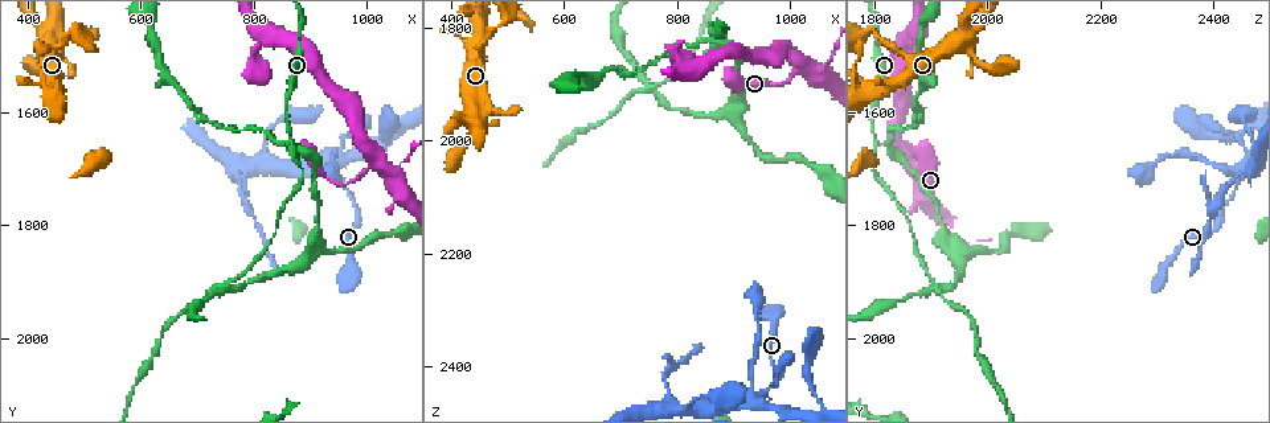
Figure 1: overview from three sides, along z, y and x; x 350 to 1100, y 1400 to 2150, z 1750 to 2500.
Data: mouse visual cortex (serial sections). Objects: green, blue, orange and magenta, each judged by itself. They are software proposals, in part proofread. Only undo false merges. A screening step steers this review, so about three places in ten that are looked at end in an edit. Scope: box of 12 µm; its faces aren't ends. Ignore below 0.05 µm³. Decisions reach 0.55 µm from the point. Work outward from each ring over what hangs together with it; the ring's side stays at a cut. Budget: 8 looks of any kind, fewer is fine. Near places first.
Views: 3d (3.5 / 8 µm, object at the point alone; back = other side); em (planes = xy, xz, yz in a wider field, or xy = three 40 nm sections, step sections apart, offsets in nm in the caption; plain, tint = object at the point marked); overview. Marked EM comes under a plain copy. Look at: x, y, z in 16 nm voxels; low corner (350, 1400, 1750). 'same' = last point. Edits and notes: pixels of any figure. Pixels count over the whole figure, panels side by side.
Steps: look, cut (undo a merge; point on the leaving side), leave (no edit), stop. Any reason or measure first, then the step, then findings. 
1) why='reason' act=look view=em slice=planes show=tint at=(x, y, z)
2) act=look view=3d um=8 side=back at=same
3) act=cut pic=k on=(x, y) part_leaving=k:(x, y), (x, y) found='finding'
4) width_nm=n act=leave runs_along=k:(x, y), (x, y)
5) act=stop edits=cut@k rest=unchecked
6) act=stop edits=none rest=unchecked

why='sharp bend' act=look view=3d um=3.5 at=(1020, 1695, 1875)

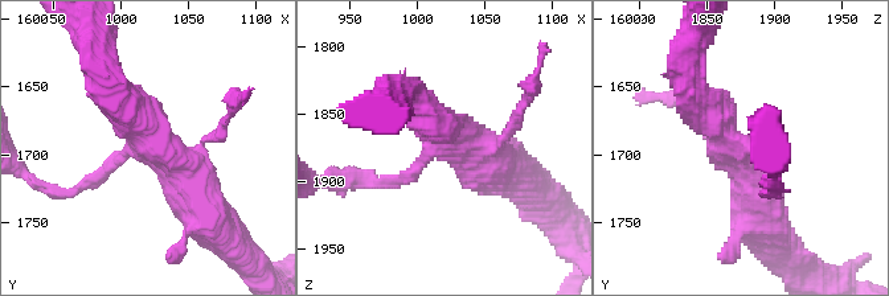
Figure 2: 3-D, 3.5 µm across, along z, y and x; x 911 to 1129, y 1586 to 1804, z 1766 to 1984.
arms=4 arm_widths_nm=150,200,400,500 why='shape alone is not enough' act=look view=em slice=xy step=1 show=tint at=(1018, 1692, 1870)

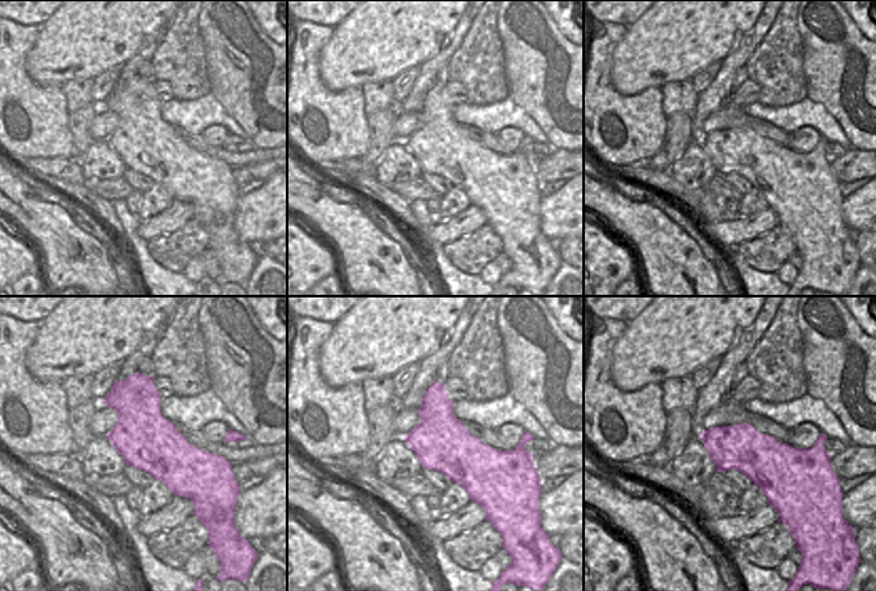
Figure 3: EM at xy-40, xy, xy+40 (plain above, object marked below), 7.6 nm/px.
act=leave runs_along=2:(775, 185), (684, 79) found='one cell here'

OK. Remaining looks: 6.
why='sharp bend' act=look view=3d um=8 at=(440, 1480, 1955)

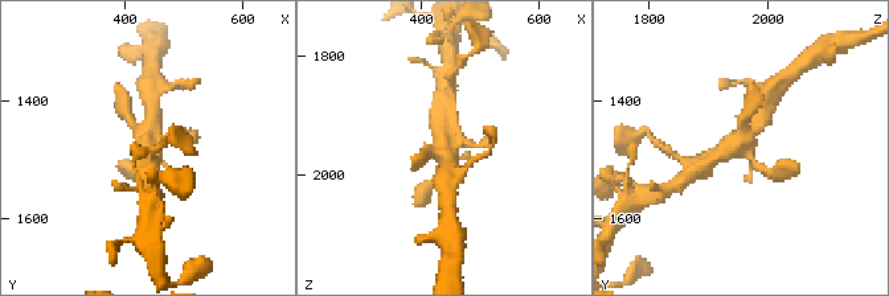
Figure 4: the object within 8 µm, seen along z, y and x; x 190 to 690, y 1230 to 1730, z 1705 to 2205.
act=look view=3d um=3.5 side=back at=(445, 1475, 1955)

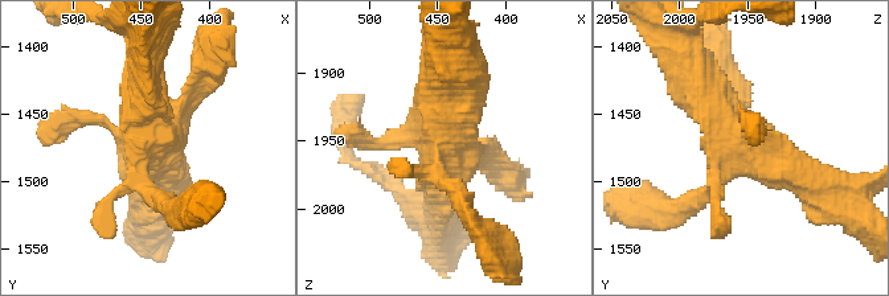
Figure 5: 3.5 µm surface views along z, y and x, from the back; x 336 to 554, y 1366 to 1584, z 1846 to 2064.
act=leave runs_along=5:(814, 190), (742, 149), (695, 81) found='continuous, no second cell'

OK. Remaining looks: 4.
why='looks like a crossing' act=look view=em slice=xy step=1 show=tint at=(760, 1900, 1905)

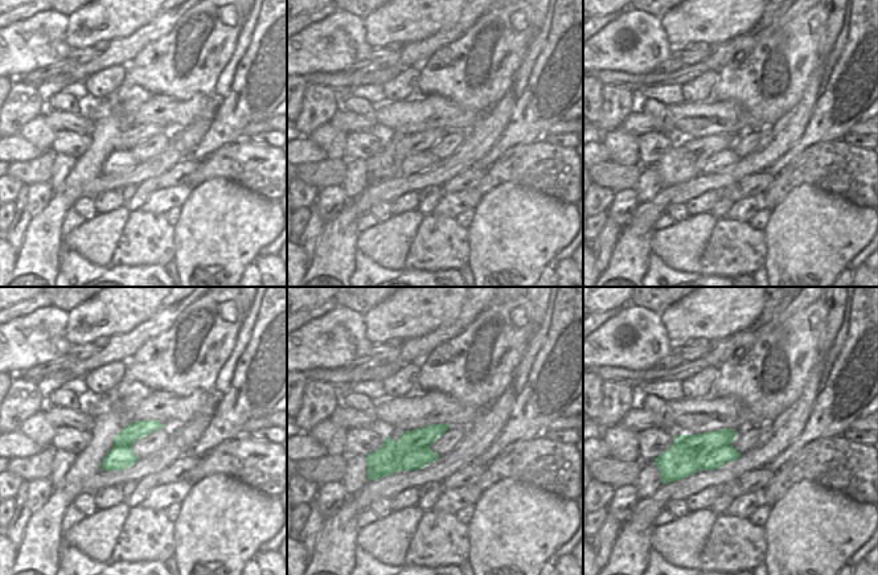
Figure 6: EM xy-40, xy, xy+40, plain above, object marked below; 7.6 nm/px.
why='wider look' act=look view=3d um=3.5 at=same

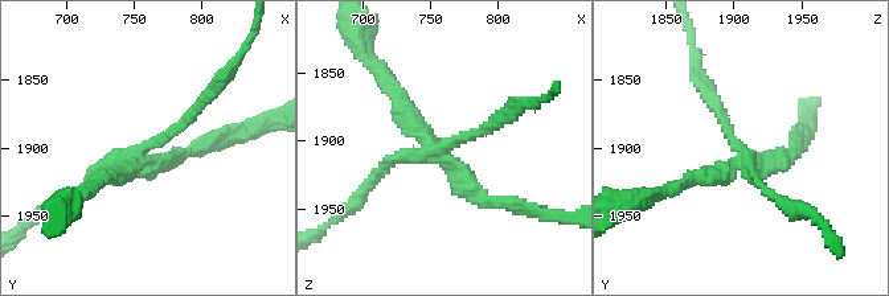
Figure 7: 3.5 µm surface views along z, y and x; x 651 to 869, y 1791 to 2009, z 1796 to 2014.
arm_widths_nm=150,150,200,200 act=cut pic=7 on=(705, 181) found='a second cell is stuck on'

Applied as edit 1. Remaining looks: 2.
act=stop edits=cut@7 rest=unchecked

